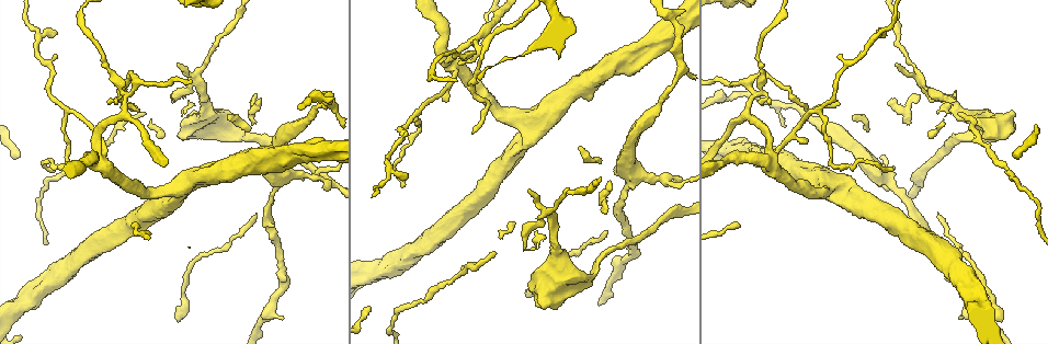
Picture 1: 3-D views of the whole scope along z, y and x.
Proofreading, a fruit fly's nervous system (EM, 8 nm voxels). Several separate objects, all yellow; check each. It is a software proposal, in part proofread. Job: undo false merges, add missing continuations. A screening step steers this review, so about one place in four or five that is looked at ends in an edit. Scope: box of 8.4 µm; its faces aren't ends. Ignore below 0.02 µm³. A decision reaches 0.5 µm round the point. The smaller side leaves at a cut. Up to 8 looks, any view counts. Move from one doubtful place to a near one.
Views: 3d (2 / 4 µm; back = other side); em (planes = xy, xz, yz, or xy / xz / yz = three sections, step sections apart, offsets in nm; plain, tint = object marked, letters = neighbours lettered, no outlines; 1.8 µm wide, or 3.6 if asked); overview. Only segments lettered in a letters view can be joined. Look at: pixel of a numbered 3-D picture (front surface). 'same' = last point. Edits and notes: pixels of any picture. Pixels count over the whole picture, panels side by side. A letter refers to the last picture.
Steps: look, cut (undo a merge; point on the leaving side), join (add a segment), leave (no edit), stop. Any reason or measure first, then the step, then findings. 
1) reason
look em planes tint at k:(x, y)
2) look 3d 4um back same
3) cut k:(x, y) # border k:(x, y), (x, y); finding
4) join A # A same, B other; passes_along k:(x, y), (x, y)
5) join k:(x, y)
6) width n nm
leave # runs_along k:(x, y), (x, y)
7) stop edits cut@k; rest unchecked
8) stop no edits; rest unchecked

four arms meet
look em planes tint at 1:(772, 162)

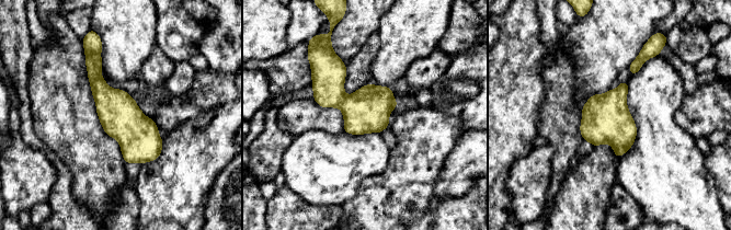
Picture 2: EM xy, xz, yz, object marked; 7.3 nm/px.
see the neighbours
look em planes letters same

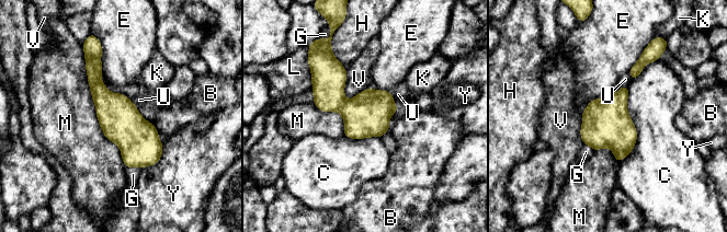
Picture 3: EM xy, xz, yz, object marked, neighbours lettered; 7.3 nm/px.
leave # B other, C other, E other, G other, H other, K other, L other, M other, U other, V other, Y other; border 3:(628, 85), (636, 142), (618, 163); one cell here

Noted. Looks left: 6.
tapers out
look em planes plain at 1:(55, 32)

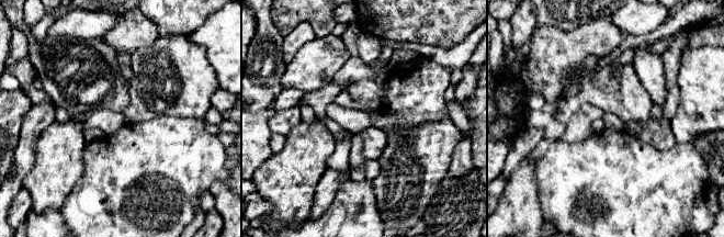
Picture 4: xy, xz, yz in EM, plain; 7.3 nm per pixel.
what lies round it
look em planes letters same

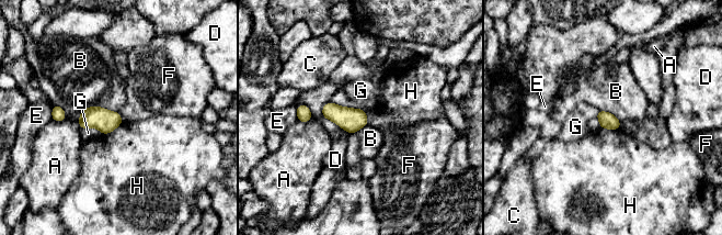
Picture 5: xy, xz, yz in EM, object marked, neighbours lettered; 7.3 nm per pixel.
leave # A other, B other, C other, D other, E other, F other, G other, H other; border 5:(365, 111), (368, 124); no lettered segment goes on from it

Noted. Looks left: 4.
an open end
look 3d 4um at 1:(589, 277)

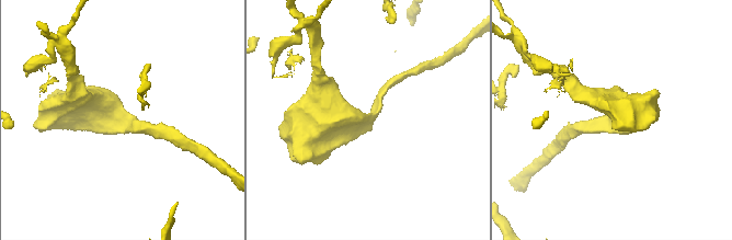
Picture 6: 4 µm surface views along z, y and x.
look em xy step 16 tint at 6:(370, 118)

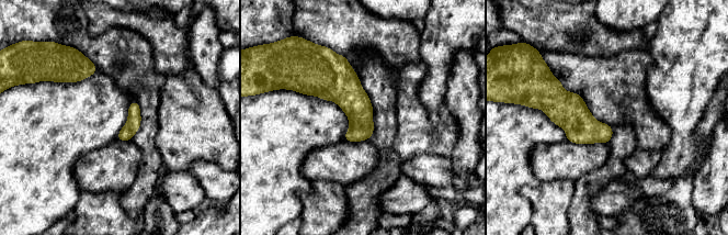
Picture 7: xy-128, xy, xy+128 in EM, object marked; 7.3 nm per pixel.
look em planes letters same

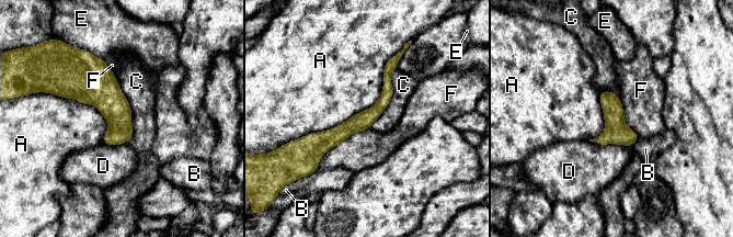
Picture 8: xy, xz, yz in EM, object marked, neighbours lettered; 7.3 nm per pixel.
leave # A other, B other, C other, D other, E other, F other; border 8:(114, 76), (130, 111), (128, 142); none of them fits

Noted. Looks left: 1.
stop no edits; rest unchecked

